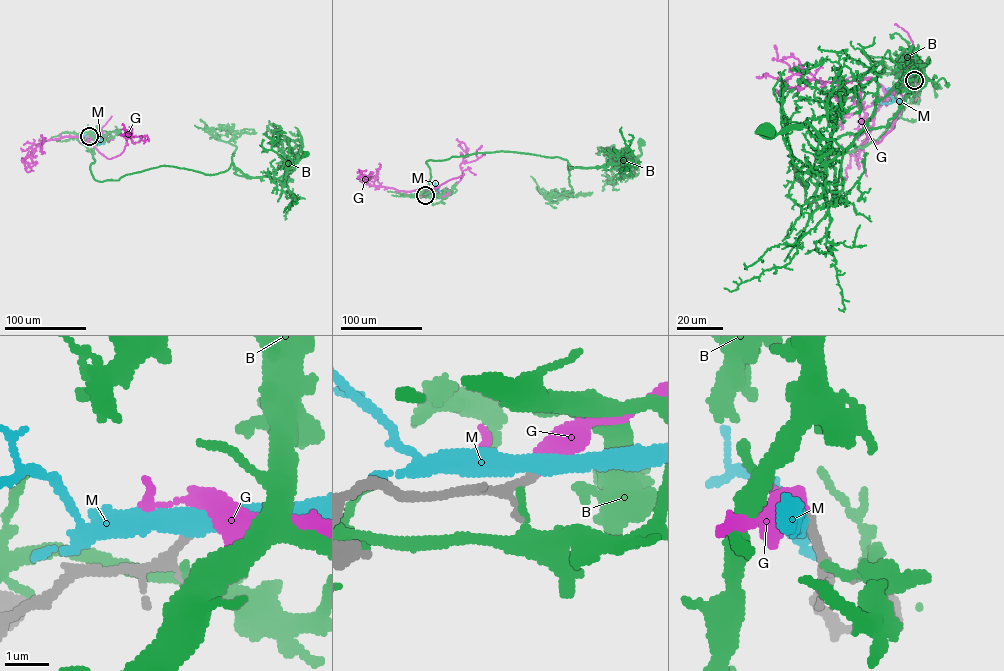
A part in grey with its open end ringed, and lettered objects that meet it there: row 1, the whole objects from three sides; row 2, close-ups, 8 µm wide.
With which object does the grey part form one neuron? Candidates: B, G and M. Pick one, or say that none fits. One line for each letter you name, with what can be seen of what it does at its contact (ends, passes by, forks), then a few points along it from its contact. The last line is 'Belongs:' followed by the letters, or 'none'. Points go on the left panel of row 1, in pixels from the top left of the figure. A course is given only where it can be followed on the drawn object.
G: It passes by. Its course: (89, 136), (93, 137), (85, 140), (109, 159), (123, 151), (125, 136), (141, 136), (144, 143)
Belongs: G

